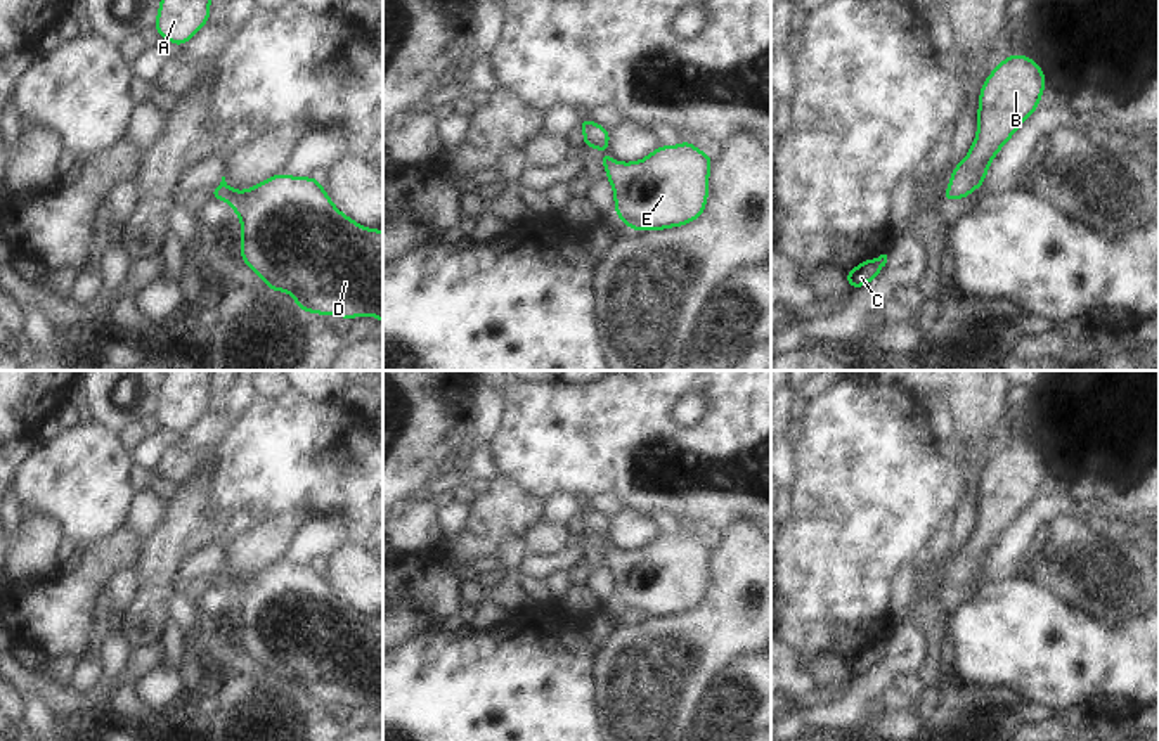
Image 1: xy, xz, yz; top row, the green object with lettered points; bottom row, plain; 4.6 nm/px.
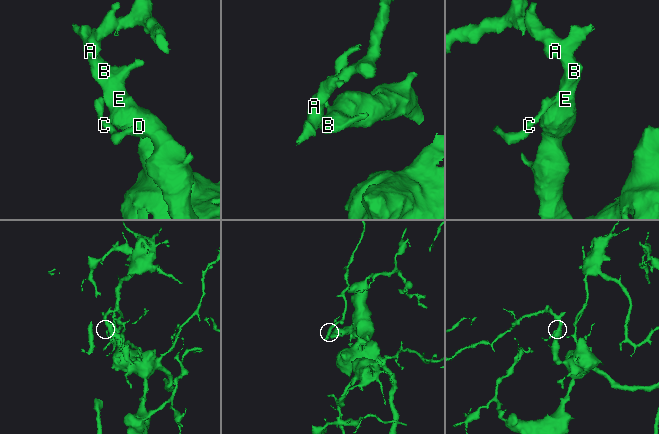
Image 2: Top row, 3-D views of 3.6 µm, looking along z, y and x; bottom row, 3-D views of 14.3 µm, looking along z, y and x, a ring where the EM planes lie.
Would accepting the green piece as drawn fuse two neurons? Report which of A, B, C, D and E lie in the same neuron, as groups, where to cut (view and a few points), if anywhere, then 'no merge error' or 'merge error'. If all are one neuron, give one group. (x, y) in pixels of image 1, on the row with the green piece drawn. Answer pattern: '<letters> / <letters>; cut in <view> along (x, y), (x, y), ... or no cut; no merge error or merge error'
A B C D E; no cut; no merge error

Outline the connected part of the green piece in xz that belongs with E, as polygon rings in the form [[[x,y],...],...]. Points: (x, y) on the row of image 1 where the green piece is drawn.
[[[691,140],[658,145],[641,161],[615,161],[608,151],[599,159],[613,187],[613,213],[629,230],[665,230],[700,218],[712,161]]]

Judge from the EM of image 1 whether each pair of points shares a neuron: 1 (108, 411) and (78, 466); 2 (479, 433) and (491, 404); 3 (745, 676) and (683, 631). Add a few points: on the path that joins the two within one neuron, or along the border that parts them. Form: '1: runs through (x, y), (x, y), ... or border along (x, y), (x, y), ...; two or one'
1: border along (94, 421), (116, 433); two
2: runs through (484, 426), (487, 411); one
3: border along (752, 651), (731, 658), (712, 677), (702, 695); two

